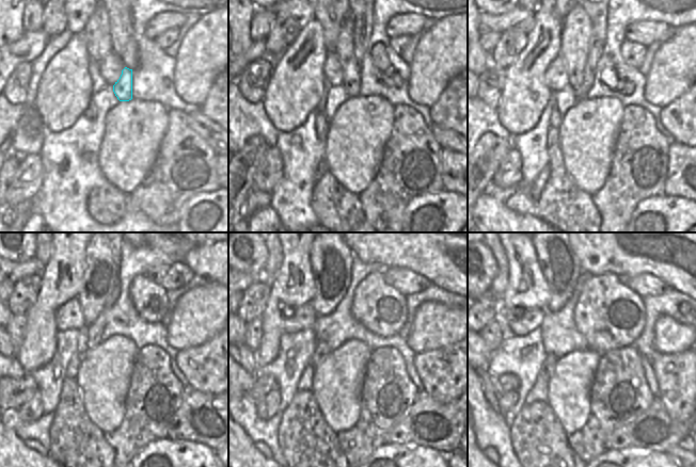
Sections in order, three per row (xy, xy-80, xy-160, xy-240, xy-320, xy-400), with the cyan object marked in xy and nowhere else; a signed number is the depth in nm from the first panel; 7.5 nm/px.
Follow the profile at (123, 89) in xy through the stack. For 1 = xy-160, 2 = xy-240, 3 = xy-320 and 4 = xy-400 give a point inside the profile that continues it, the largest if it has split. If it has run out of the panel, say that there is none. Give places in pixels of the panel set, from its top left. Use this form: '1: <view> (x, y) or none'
1: xy-160 (576, 30)
2: xy-240 (99, 278)
3: xy-320 (331, 258)
4: xy-400 (560, 267)

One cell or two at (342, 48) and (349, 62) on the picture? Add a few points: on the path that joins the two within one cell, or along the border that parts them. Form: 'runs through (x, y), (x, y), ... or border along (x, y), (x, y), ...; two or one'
runs through (345, 51), (349, 59); one

